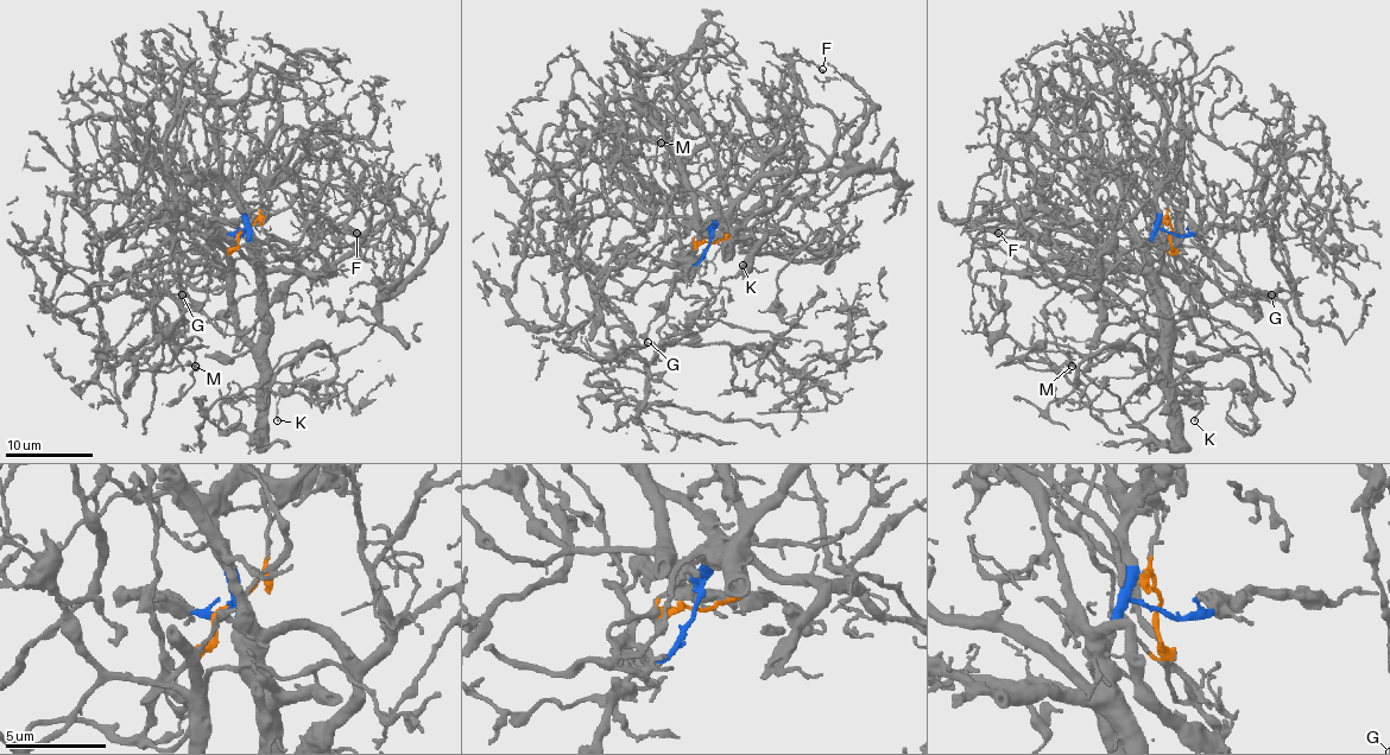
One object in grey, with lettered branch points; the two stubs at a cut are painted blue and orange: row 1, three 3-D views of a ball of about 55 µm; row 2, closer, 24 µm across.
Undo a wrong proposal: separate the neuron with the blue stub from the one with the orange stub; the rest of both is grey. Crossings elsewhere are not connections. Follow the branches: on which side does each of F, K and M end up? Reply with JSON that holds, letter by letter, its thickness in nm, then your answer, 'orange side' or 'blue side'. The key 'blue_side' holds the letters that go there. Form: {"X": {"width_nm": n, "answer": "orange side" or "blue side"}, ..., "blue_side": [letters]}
{"F": {"width_nm": 110, "answer": "blue side"}, "K": {"width_nm": 130, "answer": "blue side"}, "M": {"width_nm": 320, "answer": "orange side"}, "blue_side": ["F", "K"]}

